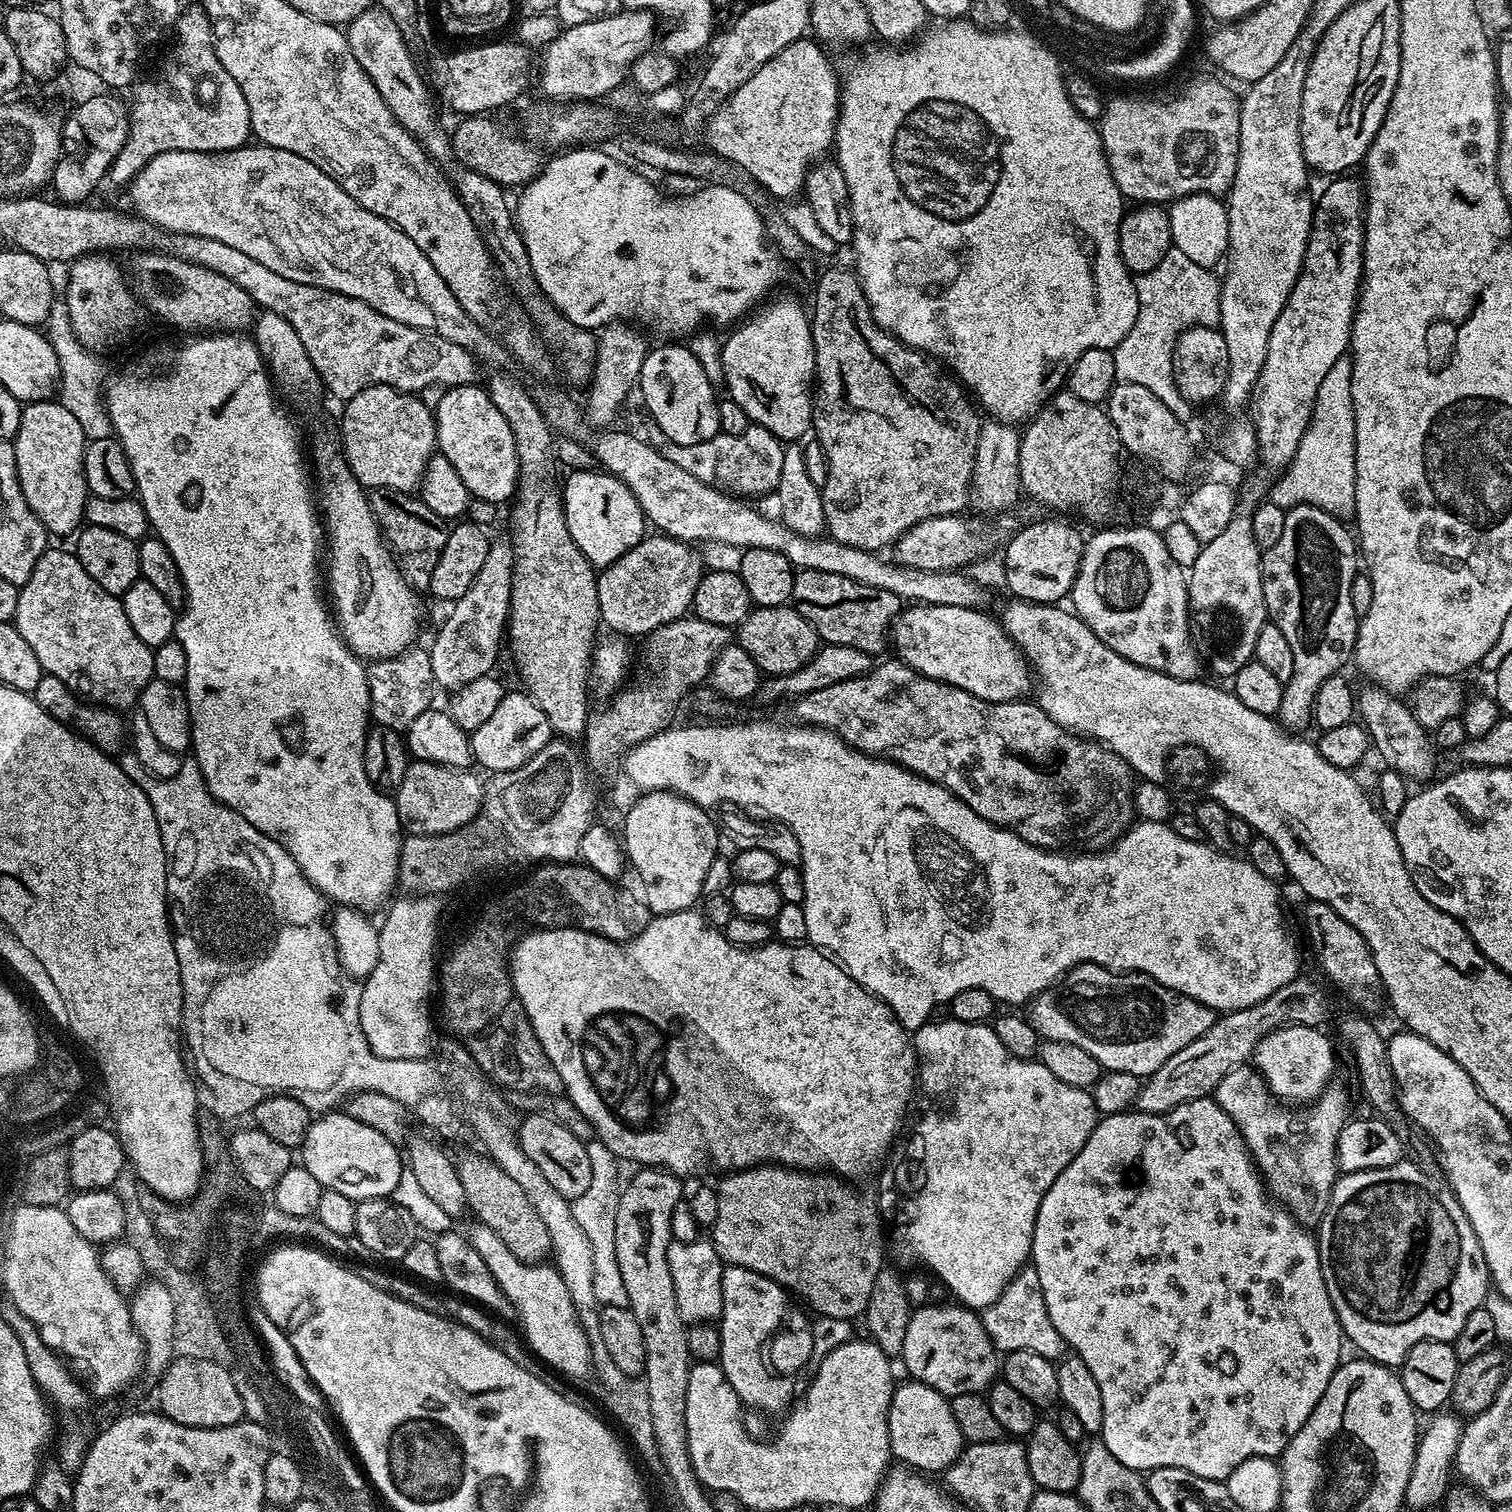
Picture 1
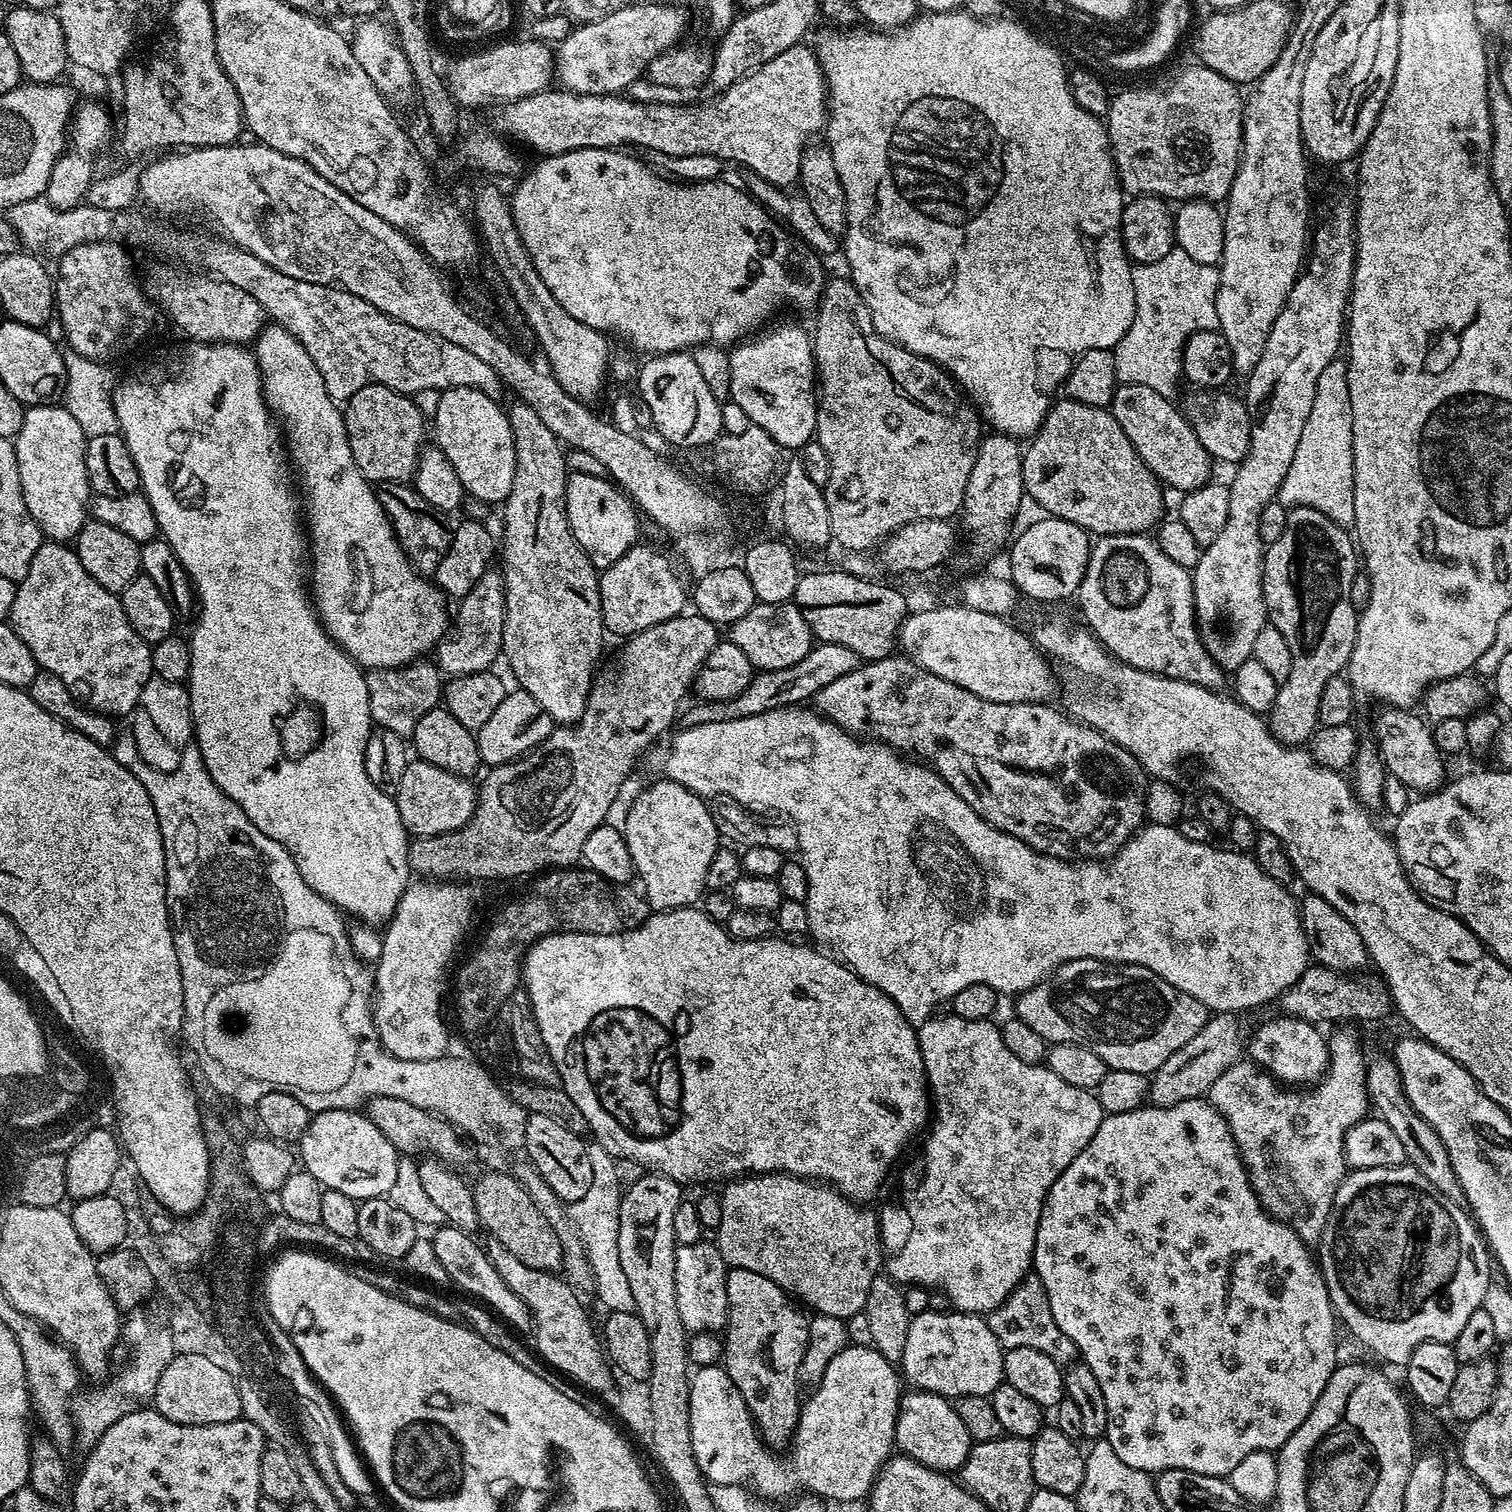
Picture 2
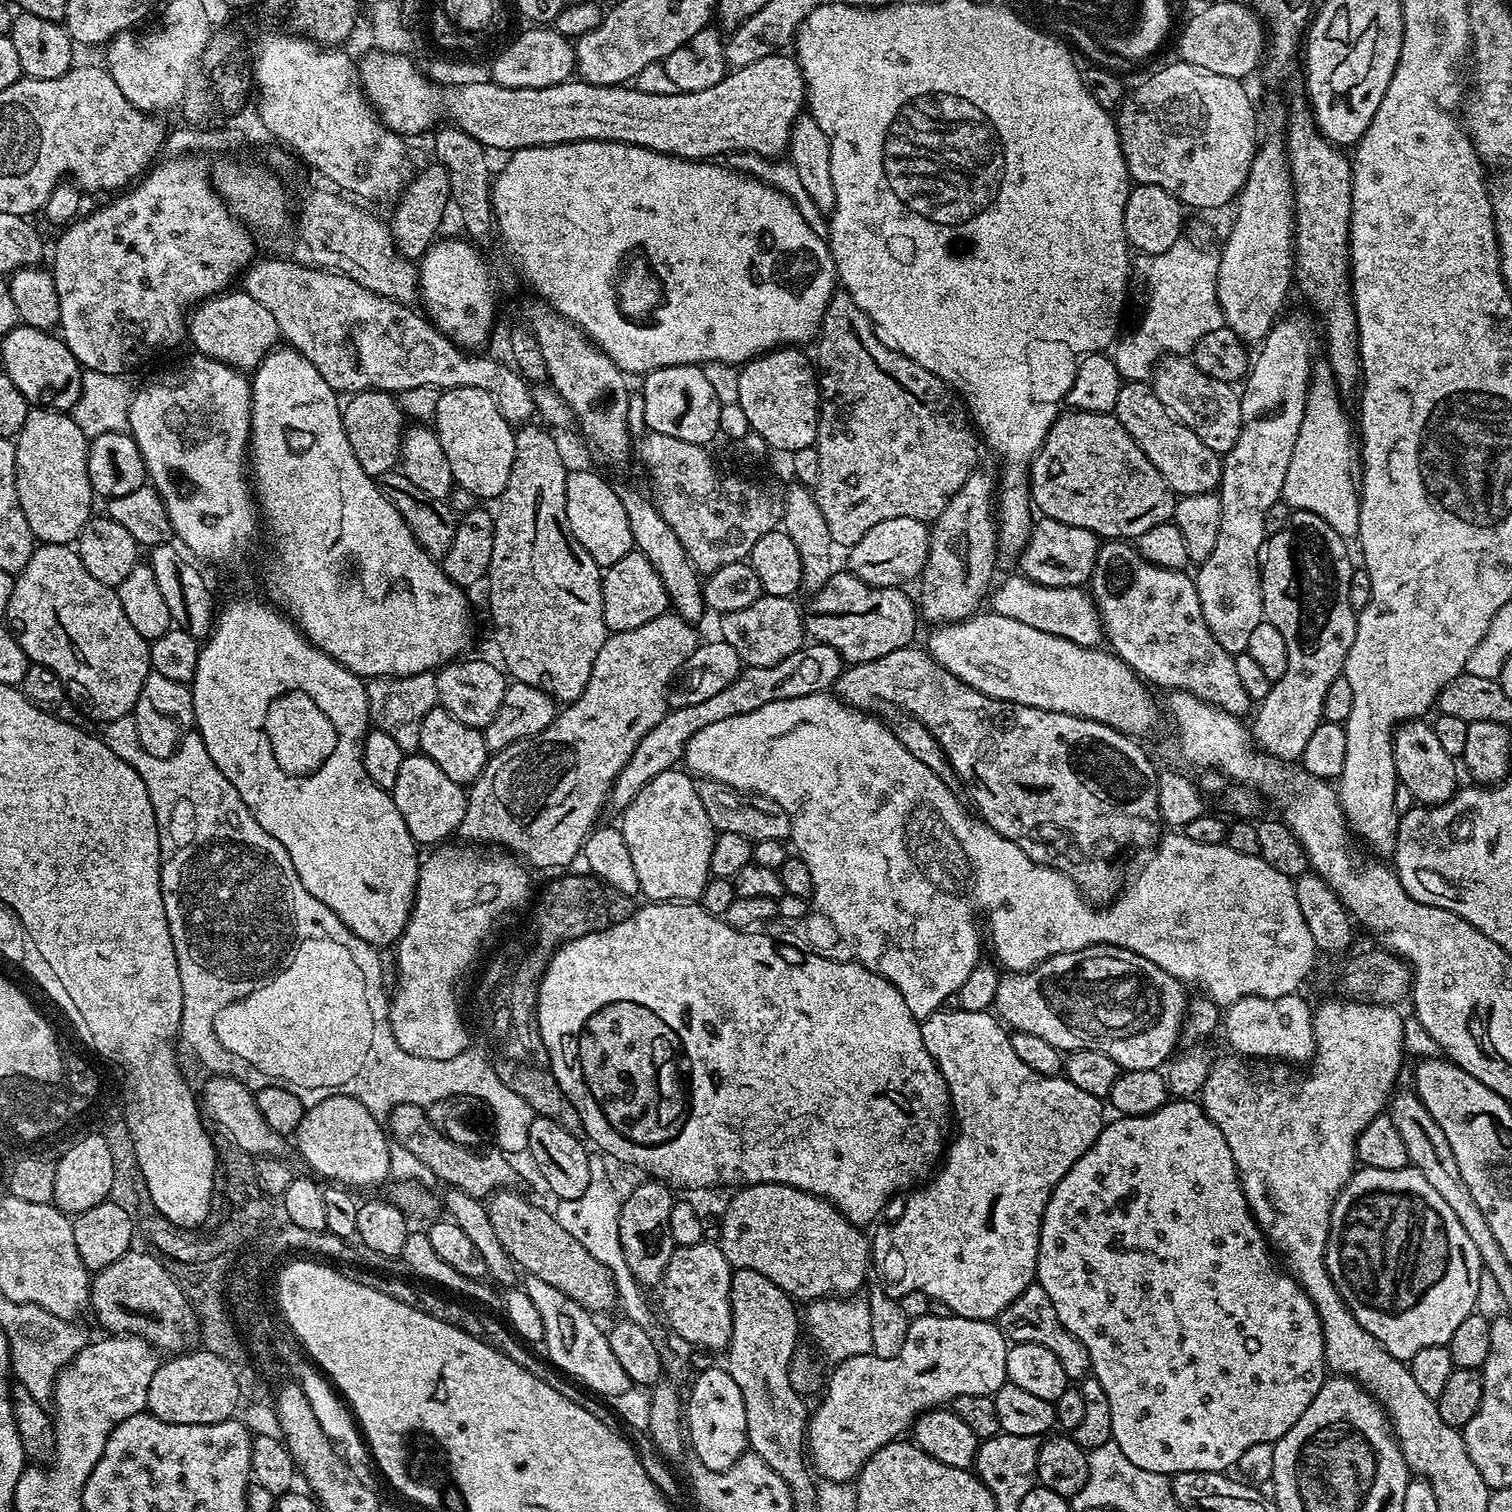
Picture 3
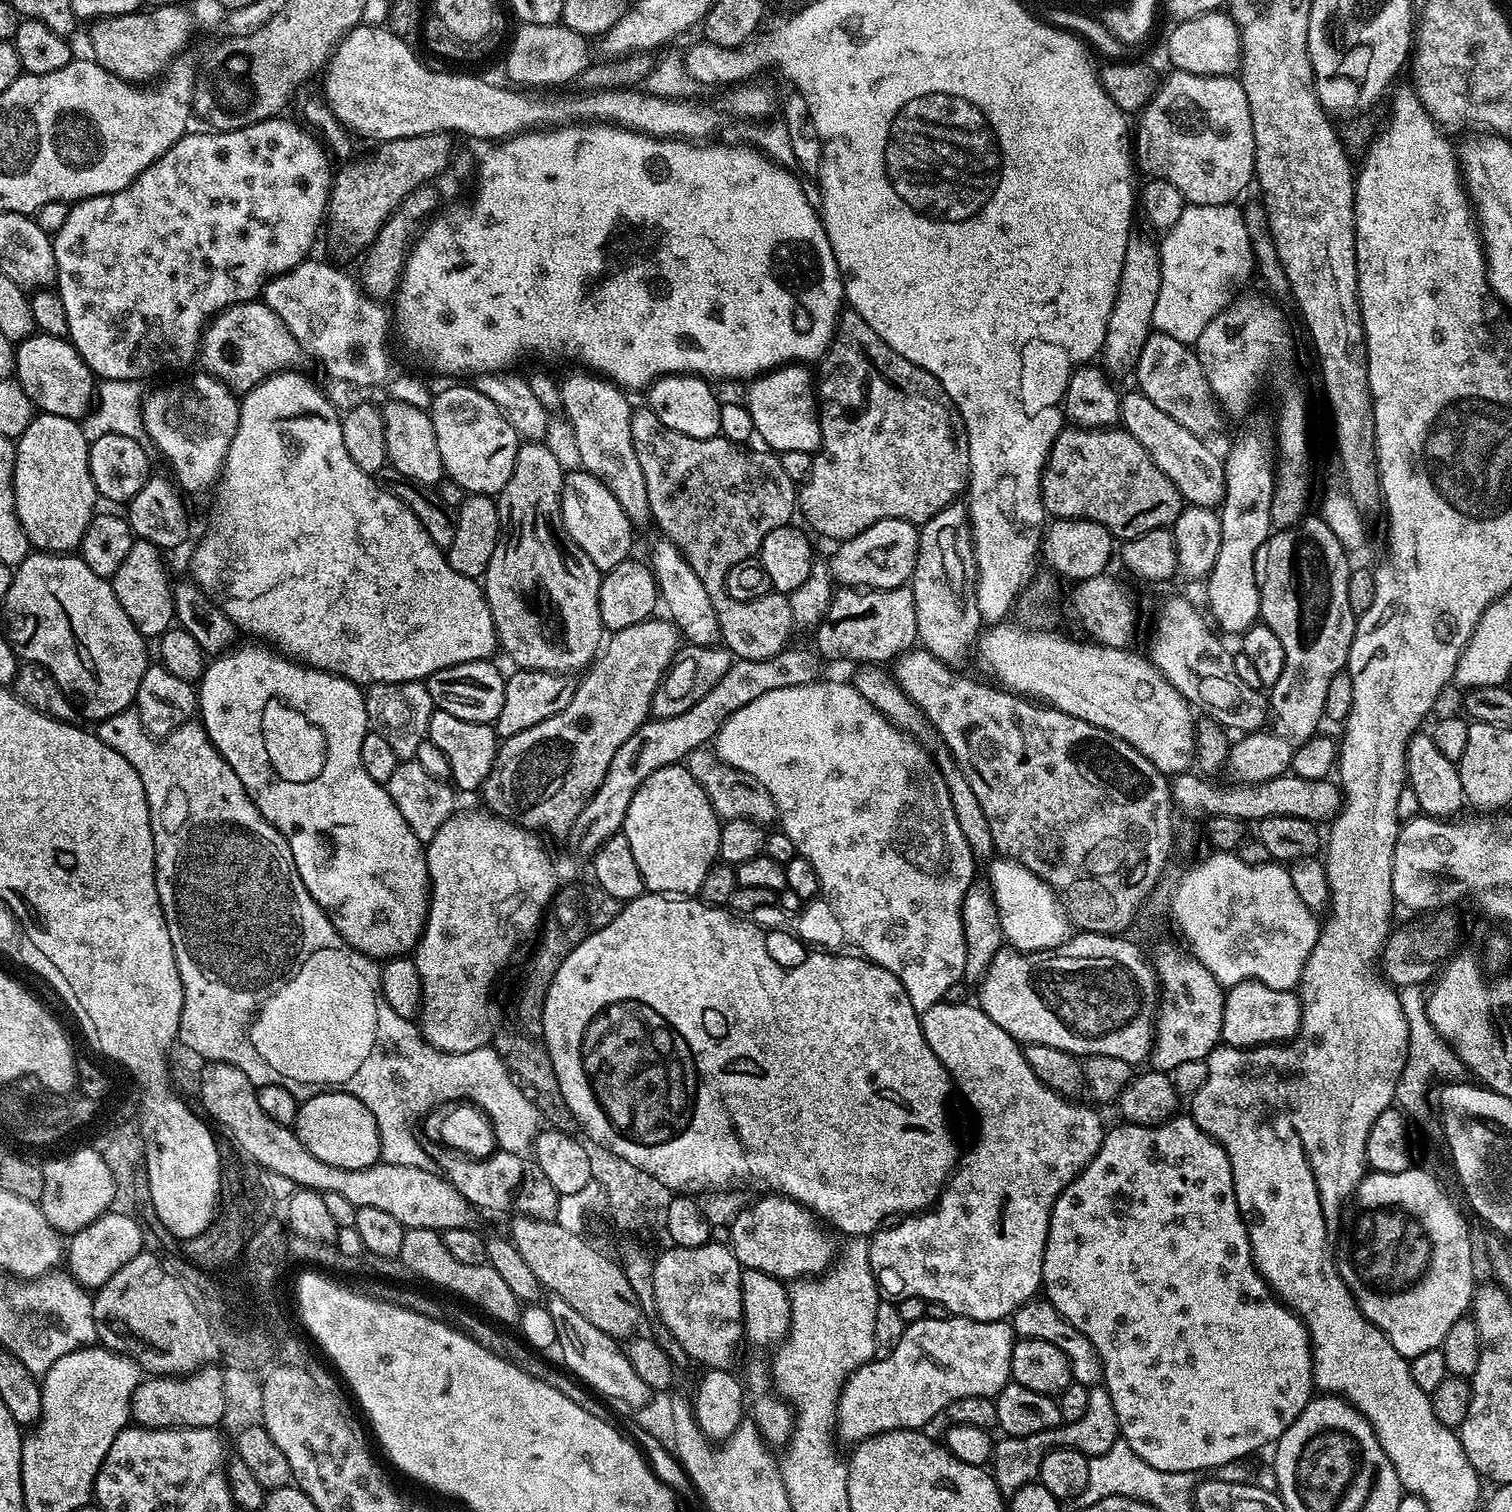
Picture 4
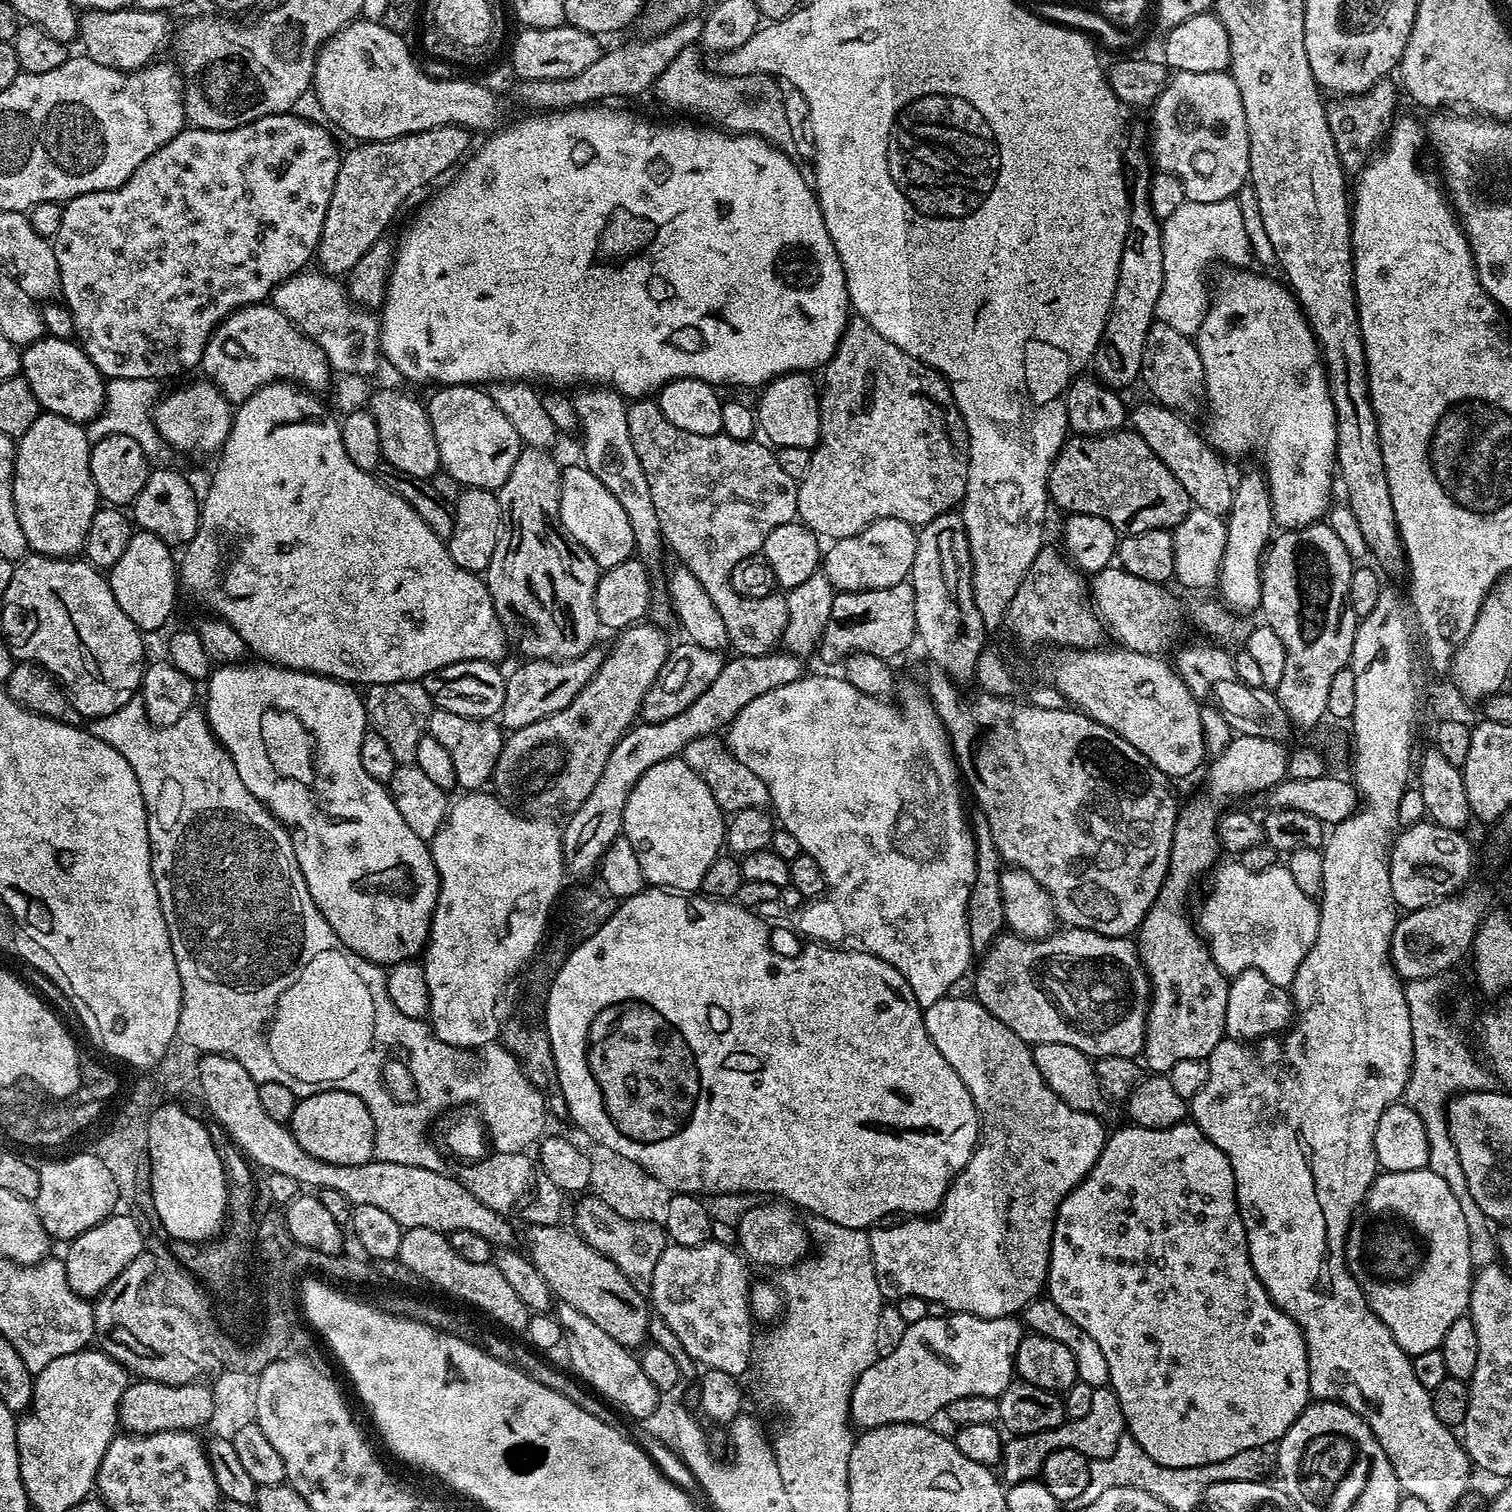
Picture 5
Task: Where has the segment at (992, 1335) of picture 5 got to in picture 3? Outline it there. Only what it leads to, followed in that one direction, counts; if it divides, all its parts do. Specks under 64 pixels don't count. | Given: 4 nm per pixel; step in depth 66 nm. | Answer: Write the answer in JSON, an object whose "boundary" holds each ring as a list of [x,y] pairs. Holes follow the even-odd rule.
{"boundary":[[[929,1314],[911,1321],[902,1354],[898,1354],[898,1358],[878,1358],[871,1354],[852,1356],[833,1367],[836,1369],[828,1384],[826,1380],[826,1387],[819,1397],[820,1405],[814,1408],[808,1422],[806,1452],[817,1477],[824,1476],[820,1478],[833,1484],[855,1481],[866,1461],[882,1446],[903,1437],[916,1423],[917,1416],[947,1405],[958,1394],[993,1397],[1006,1383],[1006,1354],[1010,1344],[1005,1340],[999,1323],[943,1315]]]}

